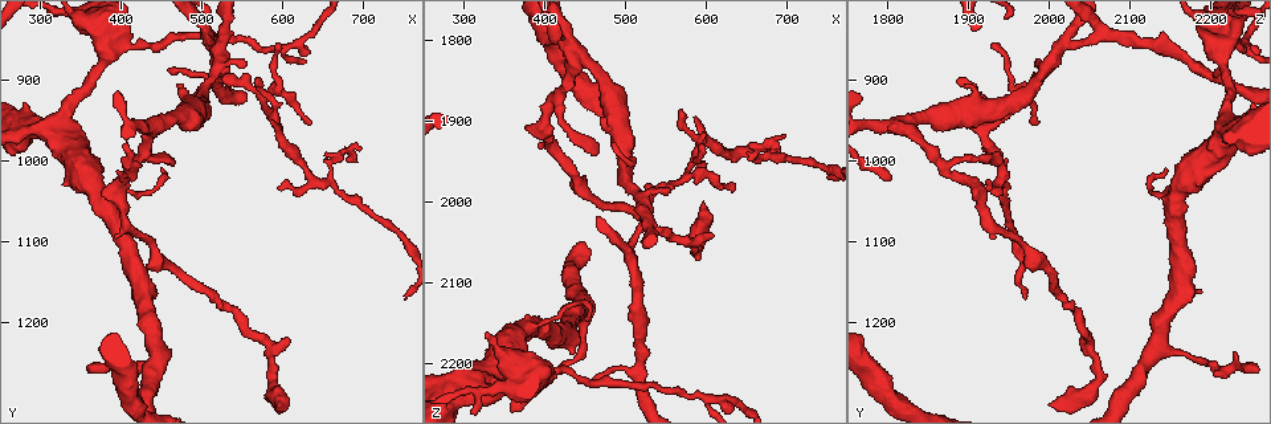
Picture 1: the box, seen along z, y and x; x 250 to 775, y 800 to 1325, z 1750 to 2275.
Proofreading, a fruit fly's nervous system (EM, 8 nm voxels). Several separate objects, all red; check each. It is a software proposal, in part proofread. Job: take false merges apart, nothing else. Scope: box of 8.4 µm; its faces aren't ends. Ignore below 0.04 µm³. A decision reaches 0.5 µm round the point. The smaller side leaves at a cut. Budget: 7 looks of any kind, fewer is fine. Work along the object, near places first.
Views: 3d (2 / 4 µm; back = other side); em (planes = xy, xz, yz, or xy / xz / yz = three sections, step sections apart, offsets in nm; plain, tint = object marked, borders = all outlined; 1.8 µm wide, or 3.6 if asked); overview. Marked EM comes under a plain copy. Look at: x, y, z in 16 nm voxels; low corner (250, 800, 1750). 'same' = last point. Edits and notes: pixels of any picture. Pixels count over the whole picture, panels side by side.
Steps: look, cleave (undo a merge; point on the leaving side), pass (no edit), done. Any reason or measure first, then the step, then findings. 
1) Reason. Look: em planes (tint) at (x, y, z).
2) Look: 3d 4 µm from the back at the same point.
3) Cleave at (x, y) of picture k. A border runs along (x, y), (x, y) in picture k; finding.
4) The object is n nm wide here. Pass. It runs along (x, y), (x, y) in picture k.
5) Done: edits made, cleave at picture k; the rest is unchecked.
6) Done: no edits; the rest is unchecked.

Thin neck. Look: 3d 4 µm at (670, 1040, 1940).

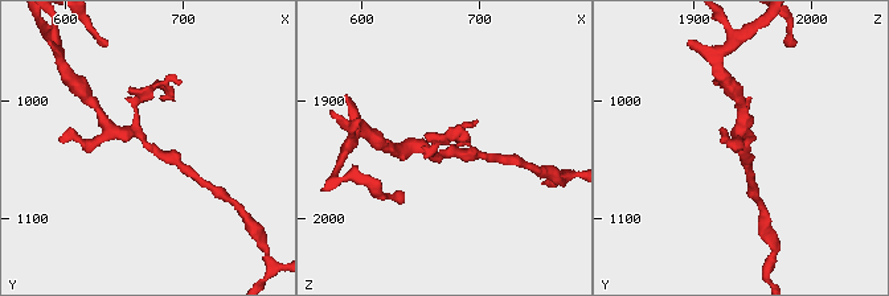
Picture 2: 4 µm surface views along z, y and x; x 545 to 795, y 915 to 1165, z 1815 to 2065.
Need the tissue. Look: em 3.6 µm xy step 16 (tint) at (674, 1038, 1944).

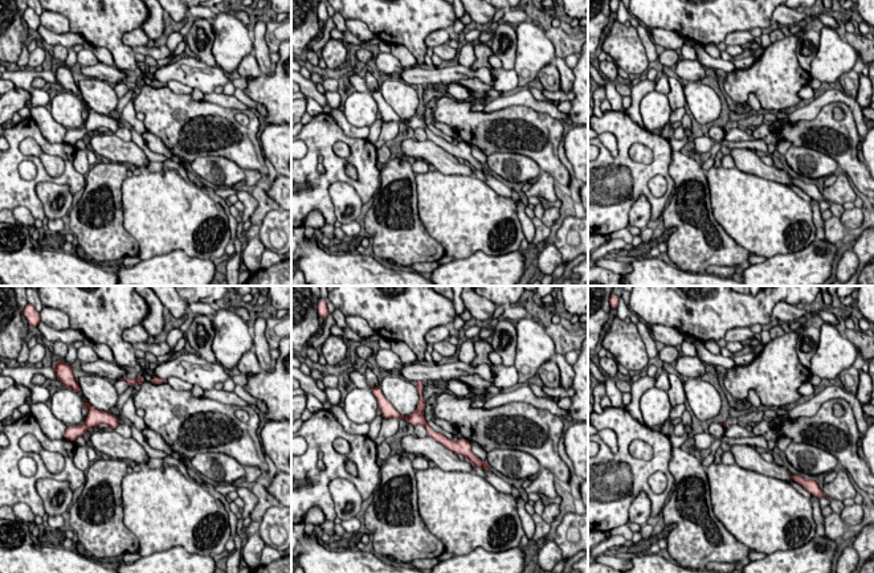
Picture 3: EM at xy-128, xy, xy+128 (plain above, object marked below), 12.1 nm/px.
Pass. It runs along (421, 402), (420, 420), (470, 455) in picture 3; continuous, no second neuron.

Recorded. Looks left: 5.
Sudden change in width. Look: 3d 4 µm from the back at (390, 855, 2215).

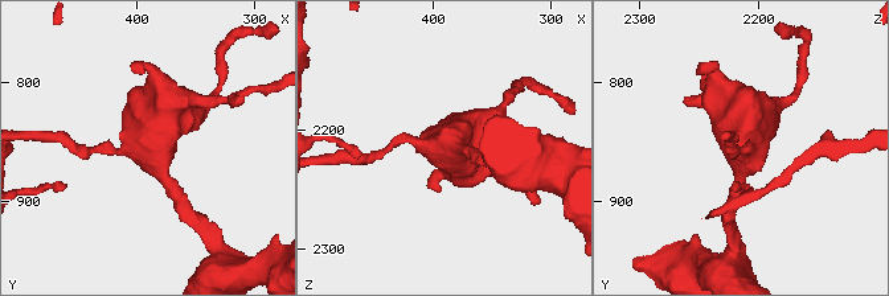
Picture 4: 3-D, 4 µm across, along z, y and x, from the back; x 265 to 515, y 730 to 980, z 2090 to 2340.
Look: em 3.6 µm planes (borders) at (388, 858, 2212).

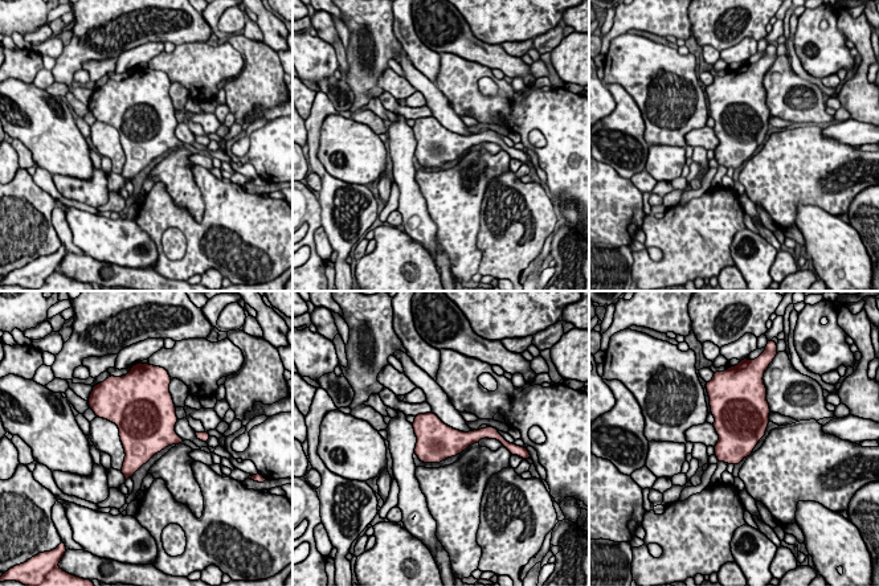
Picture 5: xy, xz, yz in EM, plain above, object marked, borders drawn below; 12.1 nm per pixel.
The object is 480 nm wide here. Pass. All the same neuron.

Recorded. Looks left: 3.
Branch point. Look: em planes (tint) at (320, 965, 2230).

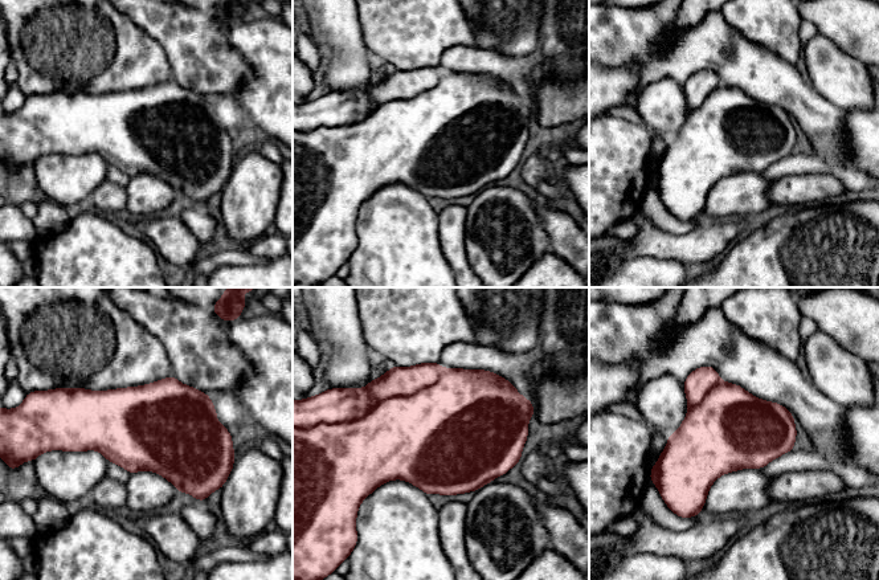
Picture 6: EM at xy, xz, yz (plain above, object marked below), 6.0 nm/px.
The object is 500 nm wide here. Cleave at (399, 380) of picture 6. A border runs along (442, 368), (351, 420) in picture 6; two neurons meet here.

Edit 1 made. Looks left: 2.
Done: edits made, cleave at picture 6; the rest is unchecked.

